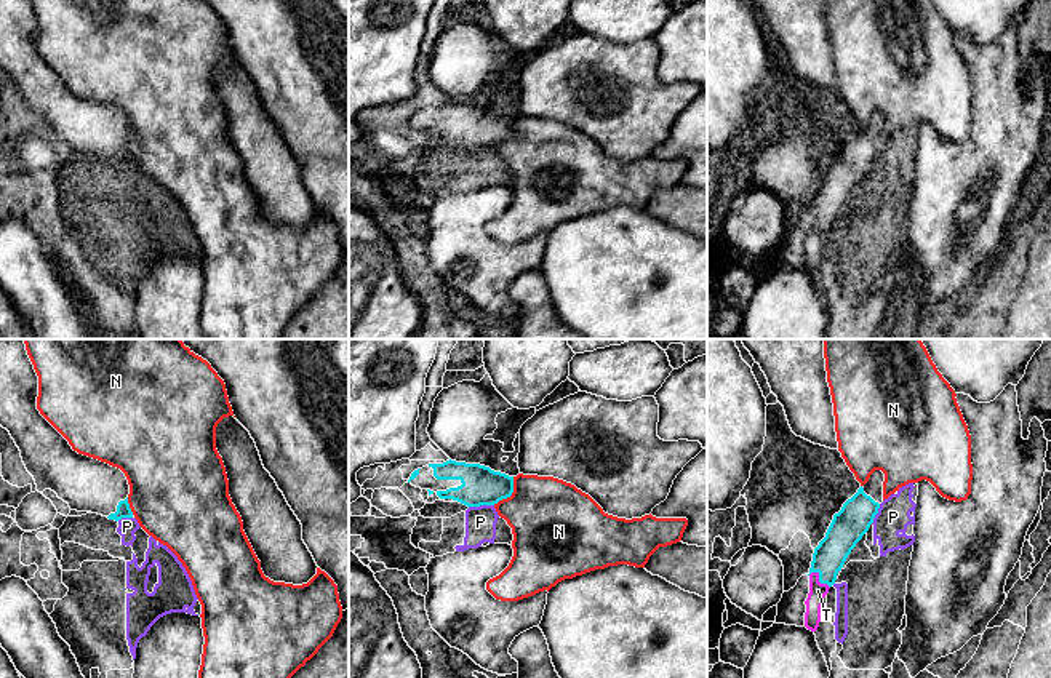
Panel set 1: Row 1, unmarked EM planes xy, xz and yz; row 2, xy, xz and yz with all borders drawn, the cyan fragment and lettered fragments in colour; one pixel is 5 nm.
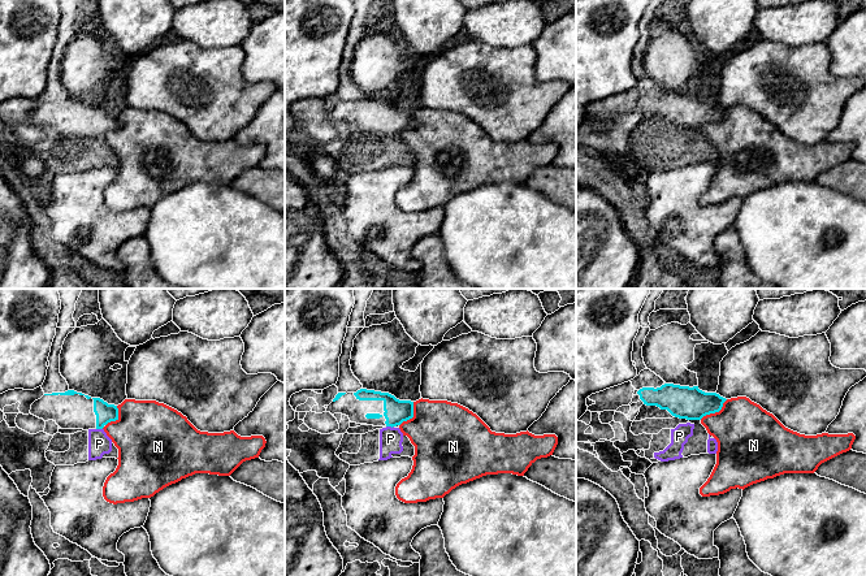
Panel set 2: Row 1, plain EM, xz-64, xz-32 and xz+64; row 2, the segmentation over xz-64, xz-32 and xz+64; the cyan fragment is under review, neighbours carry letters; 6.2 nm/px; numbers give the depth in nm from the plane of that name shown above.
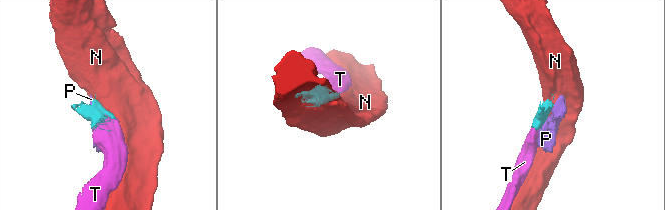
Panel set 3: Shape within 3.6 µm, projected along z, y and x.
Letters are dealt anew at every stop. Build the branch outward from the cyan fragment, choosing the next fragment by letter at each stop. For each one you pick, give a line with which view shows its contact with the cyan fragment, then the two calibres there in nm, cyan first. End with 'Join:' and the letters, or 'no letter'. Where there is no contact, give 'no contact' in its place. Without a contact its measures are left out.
T: contact in yz; calibres 160 and 90 nm
Join: T

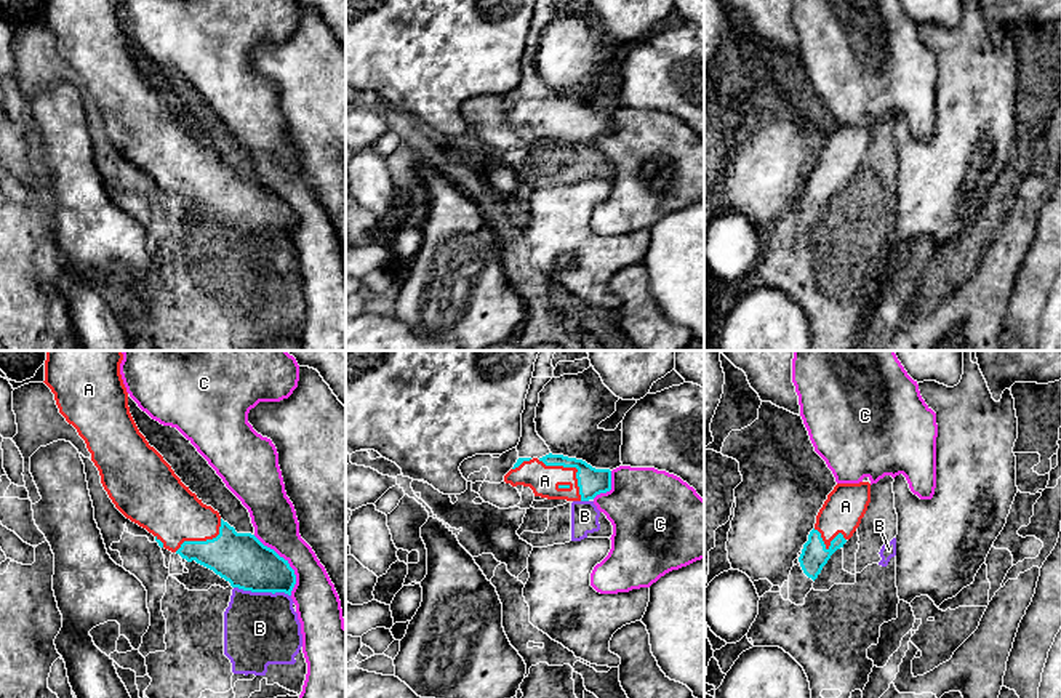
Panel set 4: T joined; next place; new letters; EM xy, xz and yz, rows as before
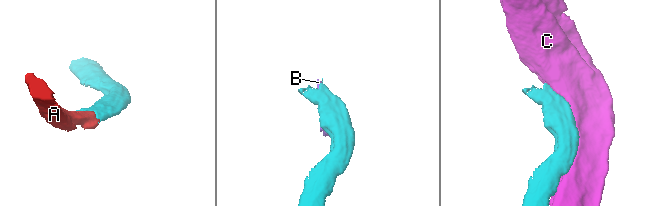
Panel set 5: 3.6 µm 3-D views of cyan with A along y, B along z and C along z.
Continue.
A: contact in xz; calibres 140 and 150 nm
Join: A

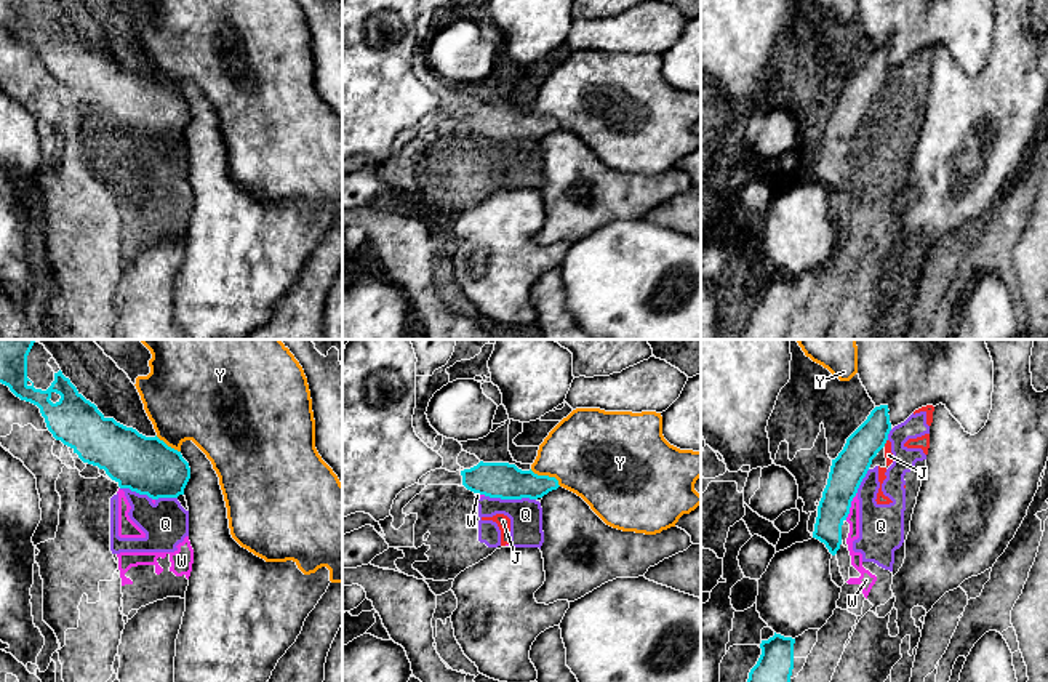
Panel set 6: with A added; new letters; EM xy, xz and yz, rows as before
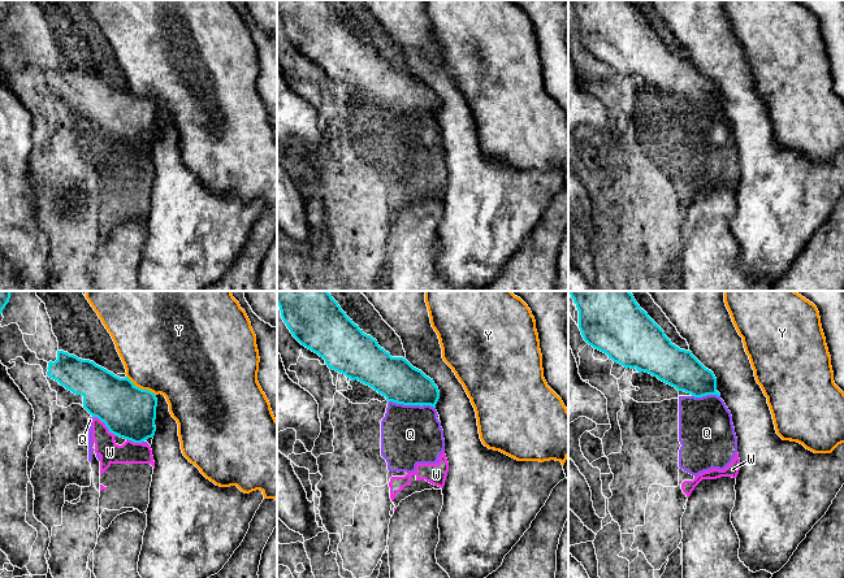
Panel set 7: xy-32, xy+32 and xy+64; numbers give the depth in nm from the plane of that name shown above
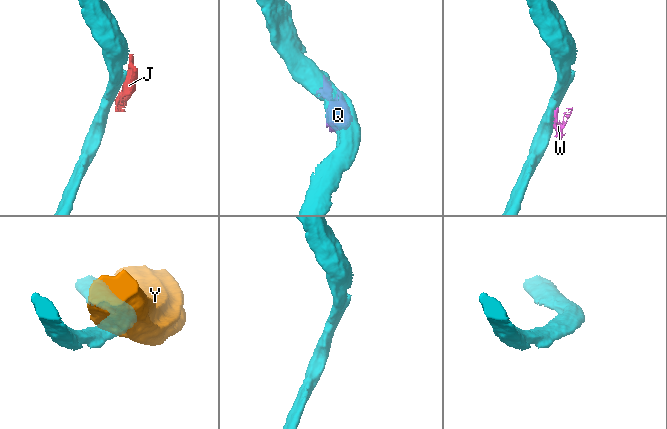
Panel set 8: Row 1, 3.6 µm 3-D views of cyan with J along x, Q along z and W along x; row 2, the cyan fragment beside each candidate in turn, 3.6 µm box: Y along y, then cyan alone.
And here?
Join: no letter

